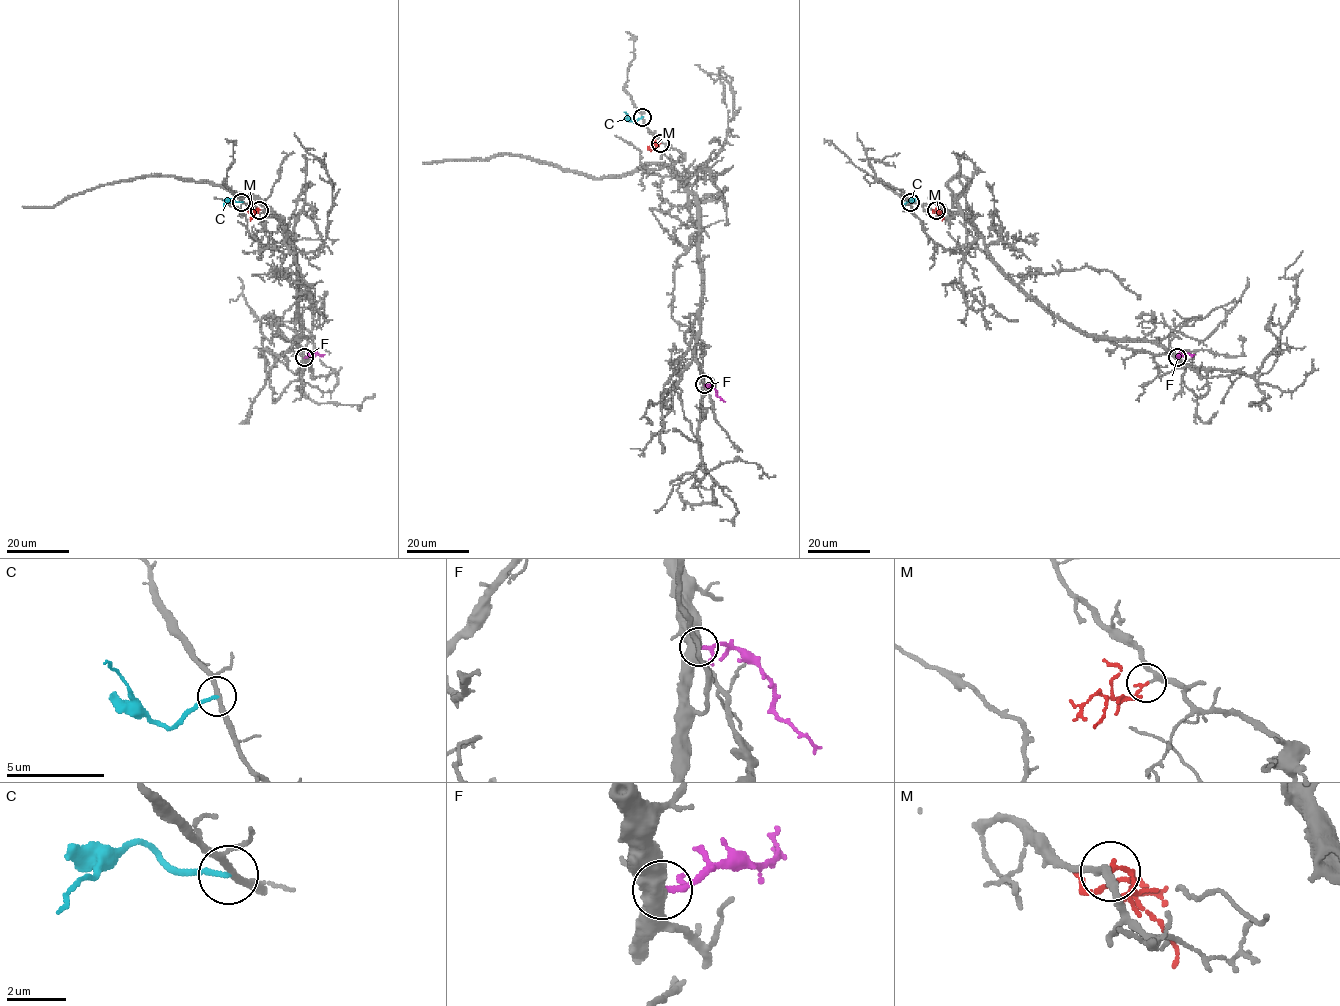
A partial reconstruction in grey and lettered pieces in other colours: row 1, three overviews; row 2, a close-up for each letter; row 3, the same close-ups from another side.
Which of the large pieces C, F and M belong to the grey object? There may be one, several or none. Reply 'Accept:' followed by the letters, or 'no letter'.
Accept: M

